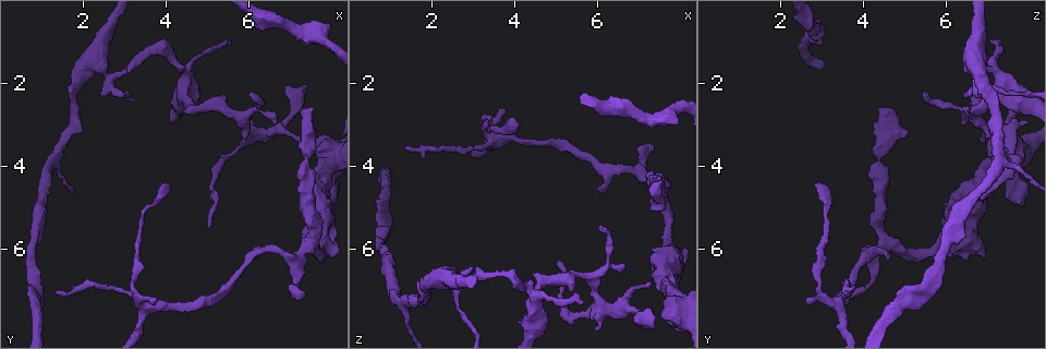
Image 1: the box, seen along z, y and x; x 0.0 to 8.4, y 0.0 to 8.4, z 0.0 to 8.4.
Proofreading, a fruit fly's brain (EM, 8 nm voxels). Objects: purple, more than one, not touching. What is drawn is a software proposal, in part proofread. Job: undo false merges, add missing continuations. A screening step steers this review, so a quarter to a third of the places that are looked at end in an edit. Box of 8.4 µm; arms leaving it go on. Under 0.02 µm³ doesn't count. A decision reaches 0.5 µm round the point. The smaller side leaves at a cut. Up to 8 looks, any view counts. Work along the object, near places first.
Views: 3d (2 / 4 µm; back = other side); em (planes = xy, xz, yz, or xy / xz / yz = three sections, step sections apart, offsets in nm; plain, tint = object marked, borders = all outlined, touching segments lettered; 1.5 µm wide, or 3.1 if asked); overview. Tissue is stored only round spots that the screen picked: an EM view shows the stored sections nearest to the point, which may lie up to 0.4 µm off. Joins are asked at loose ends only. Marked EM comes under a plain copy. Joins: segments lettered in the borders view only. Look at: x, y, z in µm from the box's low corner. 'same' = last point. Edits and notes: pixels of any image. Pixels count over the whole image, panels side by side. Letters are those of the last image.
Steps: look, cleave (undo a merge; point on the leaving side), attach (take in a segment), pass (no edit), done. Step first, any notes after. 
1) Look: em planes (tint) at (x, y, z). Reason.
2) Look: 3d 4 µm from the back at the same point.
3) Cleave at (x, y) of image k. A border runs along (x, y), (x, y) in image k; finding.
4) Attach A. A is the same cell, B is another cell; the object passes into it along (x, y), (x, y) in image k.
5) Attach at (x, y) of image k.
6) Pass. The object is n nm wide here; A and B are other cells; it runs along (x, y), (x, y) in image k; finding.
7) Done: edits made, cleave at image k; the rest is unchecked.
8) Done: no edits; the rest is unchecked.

Look: 3d 4 µm at (3.55, 7.40, 3.40). Four-way junction.

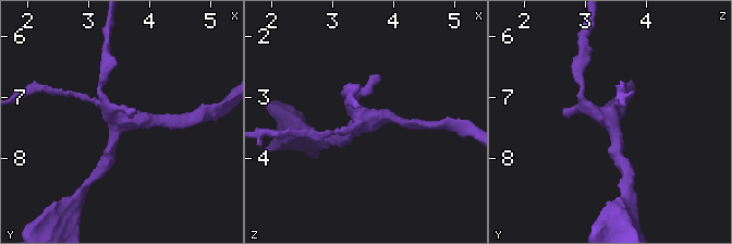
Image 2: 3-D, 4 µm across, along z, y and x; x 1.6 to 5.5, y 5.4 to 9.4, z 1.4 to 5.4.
Look: em planes (borders) at (3.55, 7.35, 3.40). Now the EM.

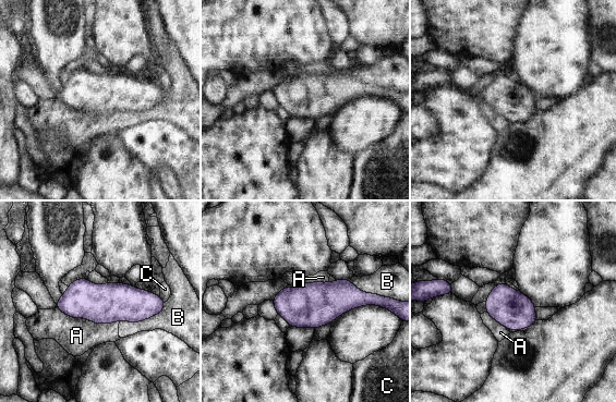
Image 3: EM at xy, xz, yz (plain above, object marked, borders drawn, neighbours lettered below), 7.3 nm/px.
Pass. A, B and C are other cells; one cell here.

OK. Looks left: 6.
Look: em planes (borders) at (7.75, 5.00, 7.85). Stops while still wide.

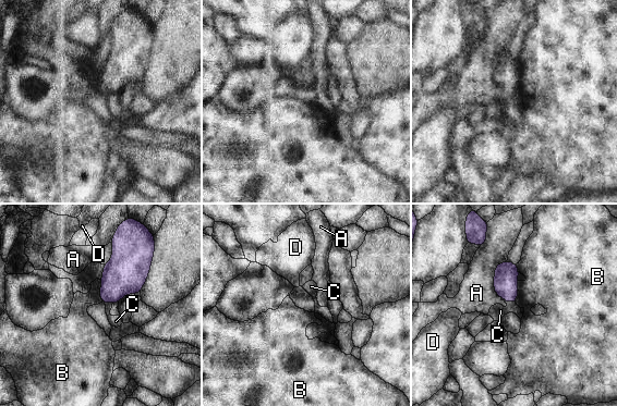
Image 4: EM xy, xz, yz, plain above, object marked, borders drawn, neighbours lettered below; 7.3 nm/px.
Pass. The longest contact is with A, 300 nm; A, B, C and D are other cells; none of them fits.

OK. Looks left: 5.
Look: 3d 4 µm at (2.60, 2.10, 7.15). Calibre changes.

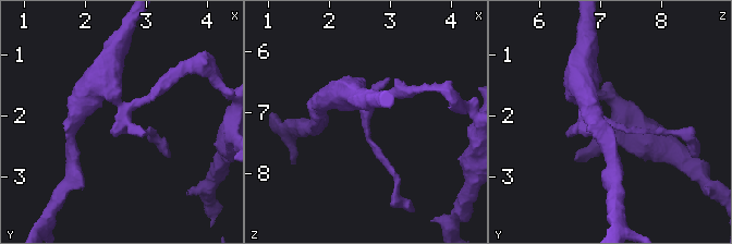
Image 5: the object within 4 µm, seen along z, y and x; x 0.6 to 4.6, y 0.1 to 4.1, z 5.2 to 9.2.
Look: em xz step 4 (tint) at (2.60, 2.10, 7.20).

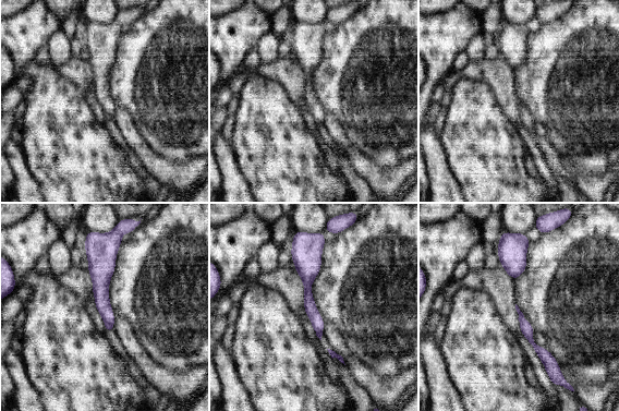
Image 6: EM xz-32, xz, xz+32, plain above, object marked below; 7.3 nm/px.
Look: em planes (borders) at the same point. Cut it another way.

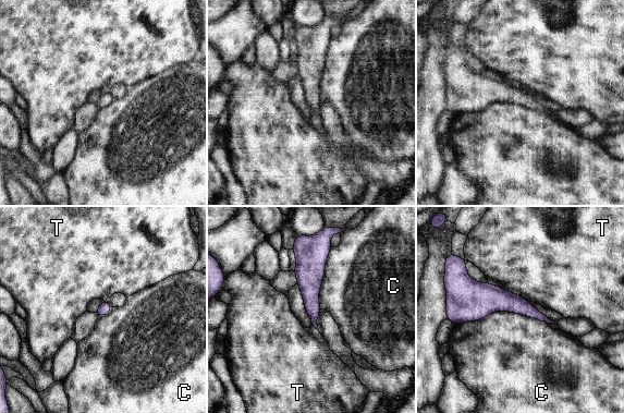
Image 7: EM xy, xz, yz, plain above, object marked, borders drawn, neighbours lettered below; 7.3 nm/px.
Pass. The object is 90 nm wide here; the longest contact is with C, 700 nm; C and T are other cells; one cell here.

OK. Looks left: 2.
Done: no edits; the rest is unchecked.

